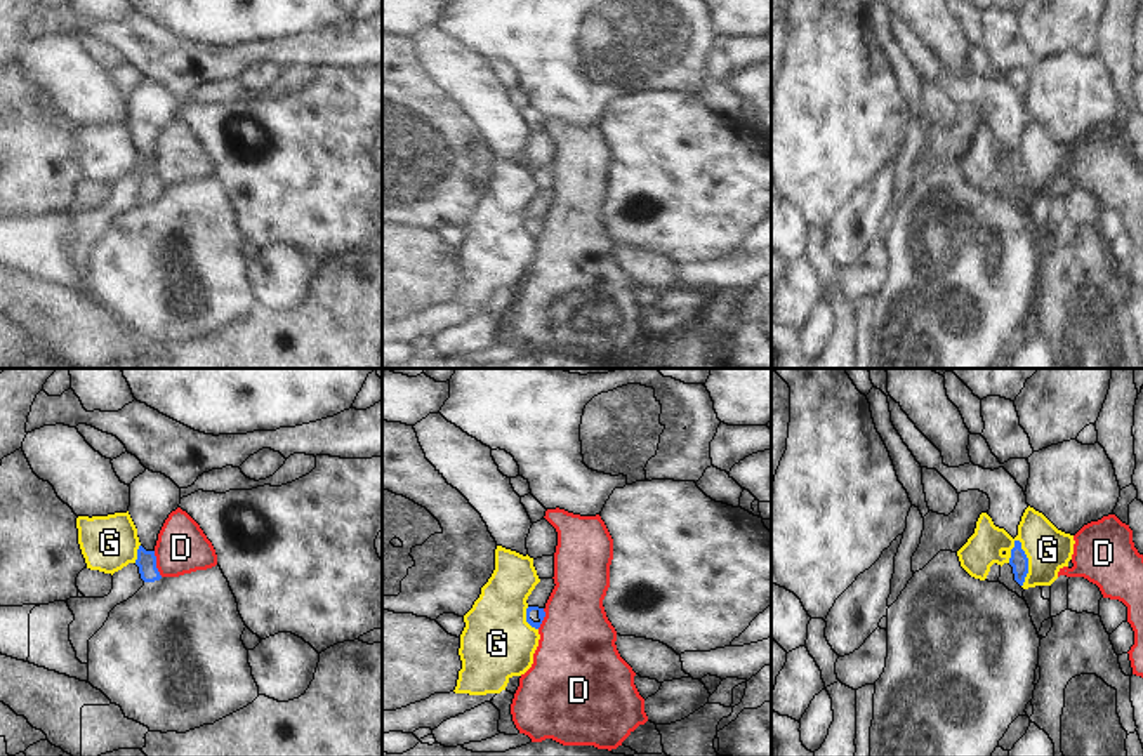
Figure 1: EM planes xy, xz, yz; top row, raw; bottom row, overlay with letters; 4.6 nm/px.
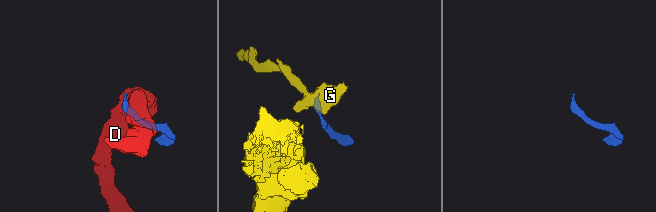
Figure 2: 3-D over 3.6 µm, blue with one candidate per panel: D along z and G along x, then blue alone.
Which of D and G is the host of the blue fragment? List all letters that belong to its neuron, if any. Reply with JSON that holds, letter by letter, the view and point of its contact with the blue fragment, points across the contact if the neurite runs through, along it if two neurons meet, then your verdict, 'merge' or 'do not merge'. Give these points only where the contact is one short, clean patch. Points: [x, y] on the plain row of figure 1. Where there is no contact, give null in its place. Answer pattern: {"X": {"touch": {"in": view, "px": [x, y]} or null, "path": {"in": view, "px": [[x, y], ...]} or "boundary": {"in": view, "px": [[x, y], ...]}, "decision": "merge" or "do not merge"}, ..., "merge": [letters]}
{"D": {"touch": {"in": "xy", "px": [155, 174]}, "boundary": {"in": "xy", "px": [[153, 162], [157, 181], [162, 186]]}, "decision": "do not merge"}, "G": {"touch": {"in": "yz", "px": [1027, 172]}, "boundary": {"in": "yz", "px": [[1015, 150], [1027, 169], [1027, 186], [1022, 197]]}, "decision": "do not merge"}, "merge": []}

